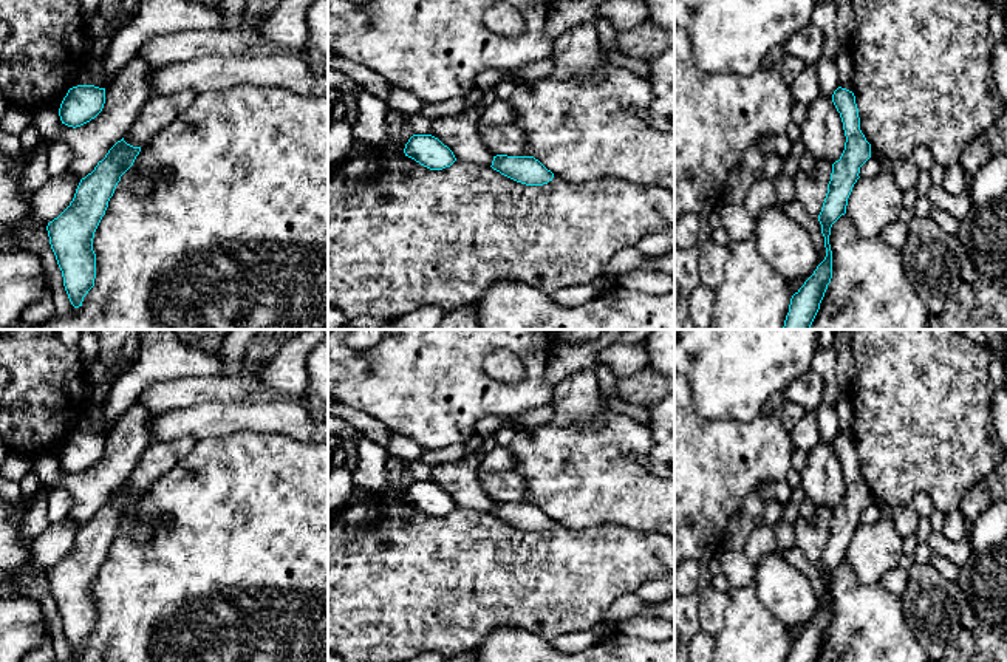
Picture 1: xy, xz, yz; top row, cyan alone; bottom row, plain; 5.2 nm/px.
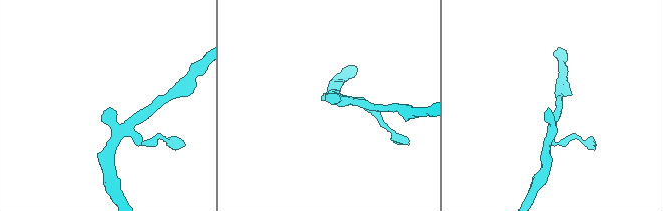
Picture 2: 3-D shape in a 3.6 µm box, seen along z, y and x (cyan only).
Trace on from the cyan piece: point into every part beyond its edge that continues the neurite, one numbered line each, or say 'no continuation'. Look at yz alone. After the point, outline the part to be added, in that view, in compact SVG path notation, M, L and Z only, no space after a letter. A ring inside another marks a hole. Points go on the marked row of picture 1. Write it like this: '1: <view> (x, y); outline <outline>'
no continuation

